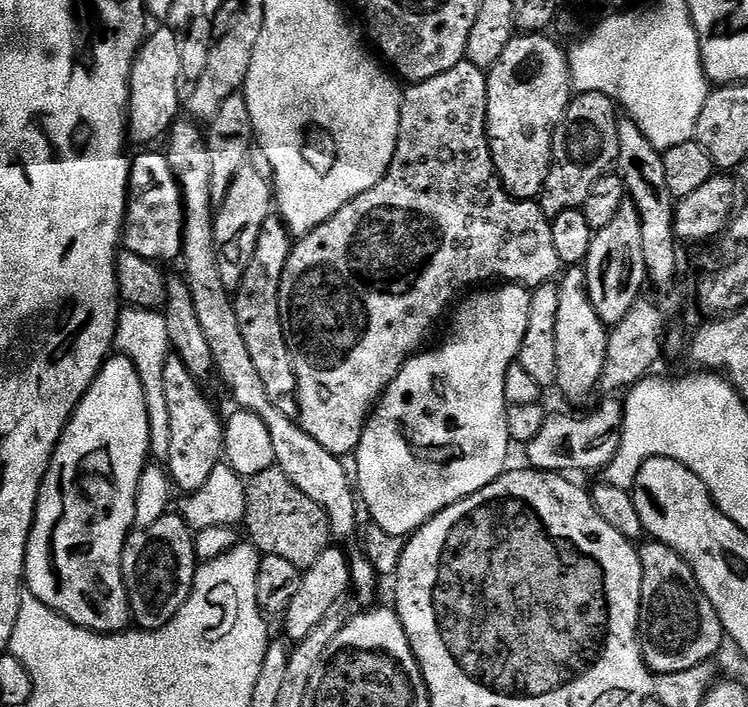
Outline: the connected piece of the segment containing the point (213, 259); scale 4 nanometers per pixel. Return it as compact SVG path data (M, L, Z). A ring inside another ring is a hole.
M177 119L167 137L169 140L166 155L170 162L170 170L174 170L174 178L178 182L180 193L184 196L184 250L182 253L184 269L182 269L182 275L190 286L190 298L194 298L194 310L198 314L198 322L202 322L202 331L206 334L206 342L210 345L212 357L216 363L215 371L218 376L220 372L221 378L224 379L224 384L228 387L233 402L236 403L235 407L253 412L266 424L267 433L270 434L270 439L274 444L275 467L280 468L282 474L286 474L286 478L290 478L290 482L294 482L294 486L298 486L298 490L302 490L302 494L306 494L306 498L318 502L318 506L324 508L333 537L337 541L348 540L356 532L356 523L360 520L361 512L358 507L358 492L354 487L354 482L350 478L346 478L346 470L342 470L339 456L330 454L330 450L326 450L326 446L318 446L318 442L314 442L314 438L310 438L310 434L306 434L306 430L301 428L293 417L282 414L282 410L278 410L274 406L274 402L270 402L262 378L258 375L258 369L255 368L253 360L250 359L246 341L242 339L242 329L238 326L236 305L230 295L230 289L222 283L222 274L218 271L218 254L214 242L216 218L211 198L210 154L208 153L208 141L205 133L202 128L200 132L200 128L201 125L191 119Z

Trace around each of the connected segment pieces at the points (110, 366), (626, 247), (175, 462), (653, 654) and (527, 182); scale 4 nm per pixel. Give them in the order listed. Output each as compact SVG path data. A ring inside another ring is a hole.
M116 354L105 360L100 368L100 373L96 375L84 397L80 399L80 405L68 419L68 425L64 427L64 435L56 444L56 452L52 455L48 472L40 483L40 500L36 504L36 517L32 523L32 532L28 535L28 549L24 559L24 580L27 591L46 606L50 606L59 616L64 616L70 622L91 632L123 632L129 627L132 620L132 607L128 604L128 591L124 585L122 558L124 557L124 547L136 523L134 506L136 505L140 476L145 469L145 465L140 464L140 436L142 440L142 389L138 370L134 366L134 362L130 362L125 356Z
M625 202L618 210L618 214L614 214L614 222L610 222L610 226L599 229L592 237L592 249L586 261L586 271L588 273L588 293L590 294L590 302L594 302L594 310L598 310L598 314L604 323L611 326L622 322L630 310L636 305L636 301L641 299L643 288L646 288L646 262L642 258L642 226L638 210L631 202Z
M175 354L166 362L166 403L170 410L170 458L166 468L172 482L182 493L191 494L206 484L214 468L222 463L224 430L222 416L212 409L212 404L200 393L201 381L188 373L186 366Z
M659 542L641 543L638 551L640 561L642 562L642 598L640 599L640 645L642 646L642 654L644 660L648 664L648 670L652 672L660 672L662 674L674 674L675 671L690 670L691 667L706 663L713 659L715 652L719 650L723 644L726 644L726 633L722 622L718 618L718 614L714 610L714 606L710 602L710 598L706 598L706 594L702 590L702 586L698 582L698 578L694 574L694 570L687 564L682 557L675 552L670 546Z
M548 34L513 35L506 50L502 50L502 58L487 73L490 154L504 189L517 200L536 200L543 192L552 165L556 127L574 95L568 52L555 42Z

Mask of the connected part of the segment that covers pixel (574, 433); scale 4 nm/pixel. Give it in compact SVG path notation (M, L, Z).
M604 398L600 405L597 403L589 416L555 416L549 414L546 422L542 422L542 430L534 437L534 442L526 446L528 452L529 469L538 472L555 472L557 474L576 474L572 472L596 472L607 468L608 463L614 458L618 443L618 433L624 425L624 410L619 399Z

